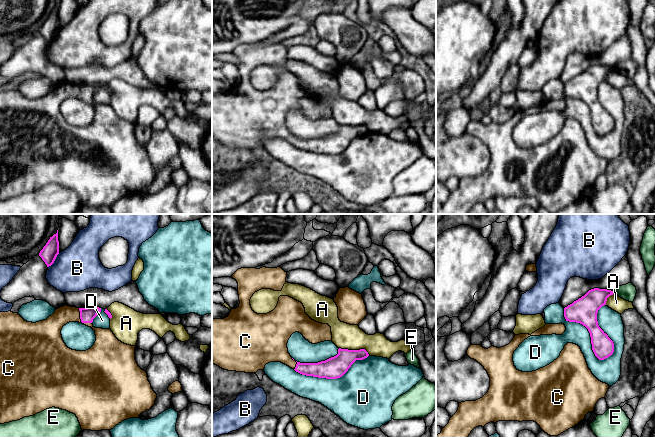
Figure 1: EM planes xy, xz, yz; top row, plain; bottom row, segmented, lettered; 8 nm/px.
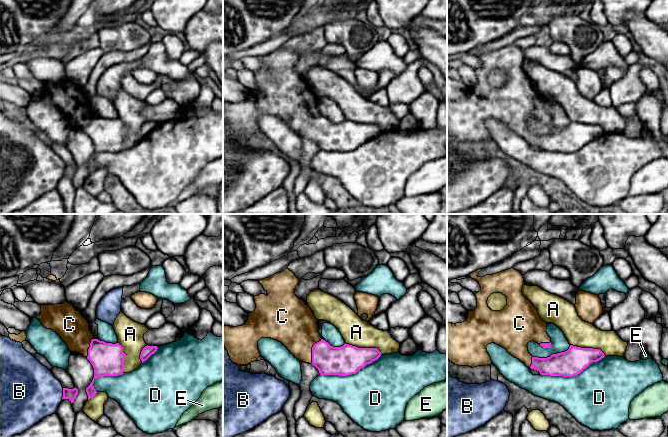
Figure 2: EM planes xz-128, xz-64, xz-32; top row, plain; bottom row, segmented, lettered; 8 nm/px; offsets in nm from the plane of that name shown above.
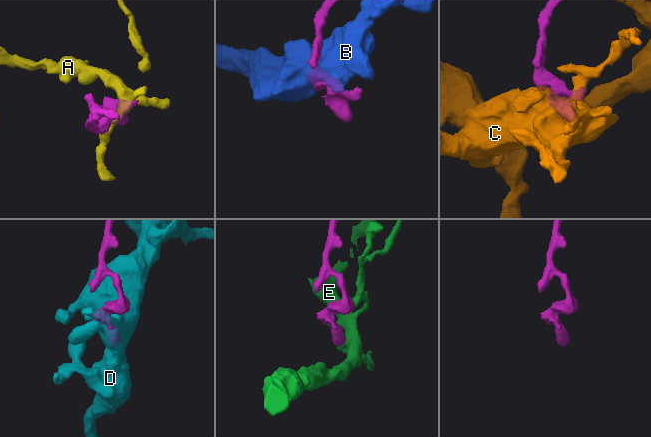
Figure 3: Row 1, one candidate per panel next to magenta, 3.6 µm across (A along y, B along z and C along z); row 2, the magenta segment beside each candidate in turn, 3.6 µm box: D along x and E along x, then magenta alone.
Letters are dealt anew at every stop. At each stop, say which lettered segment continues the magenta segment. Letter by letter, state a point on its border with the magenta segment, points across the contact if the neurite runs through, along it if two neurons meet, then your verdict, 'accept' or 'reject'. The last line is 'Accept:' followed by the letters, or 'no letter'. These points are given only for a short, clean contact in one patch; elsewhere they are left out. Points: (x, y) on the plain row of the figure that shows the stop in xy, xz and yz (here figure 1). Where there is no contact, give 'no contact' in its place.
A: xz (354, 126) | reject
B: xy (54, 36) | reject
C: xy (81, 96) | across xy (87, 91), (81, 96), (62, 93), (51, 104) | accept
D: yz (590, 111) | reject
E: yz (615, 68) | along yz (614, 67), (616, 69) | reject
Accept: C

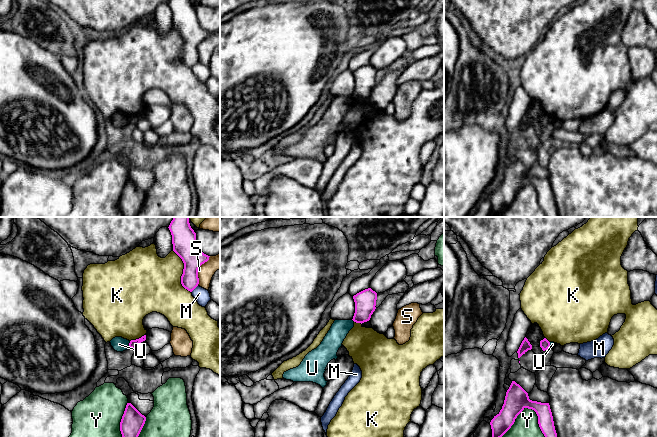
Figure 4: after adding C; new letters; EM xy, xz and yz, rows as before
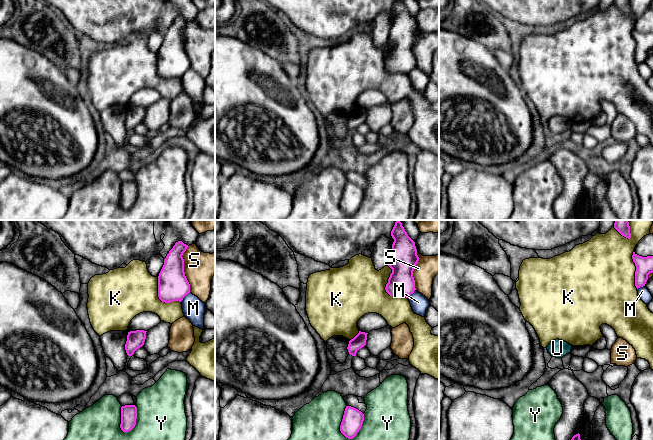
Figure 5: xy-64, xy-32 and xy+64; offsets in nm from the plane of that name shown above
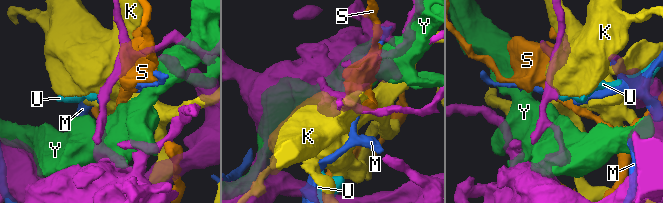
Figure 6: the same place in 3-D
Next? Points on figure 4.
K: xy (183, 48) | reject
M: xy (194, 64) | reject
S: xy (197, 46) | reject
U: xy (129, 120) | along xy (130, 117), (128, 123) | reject
Y: yz (538, 197) | reject
Accept: no letter

